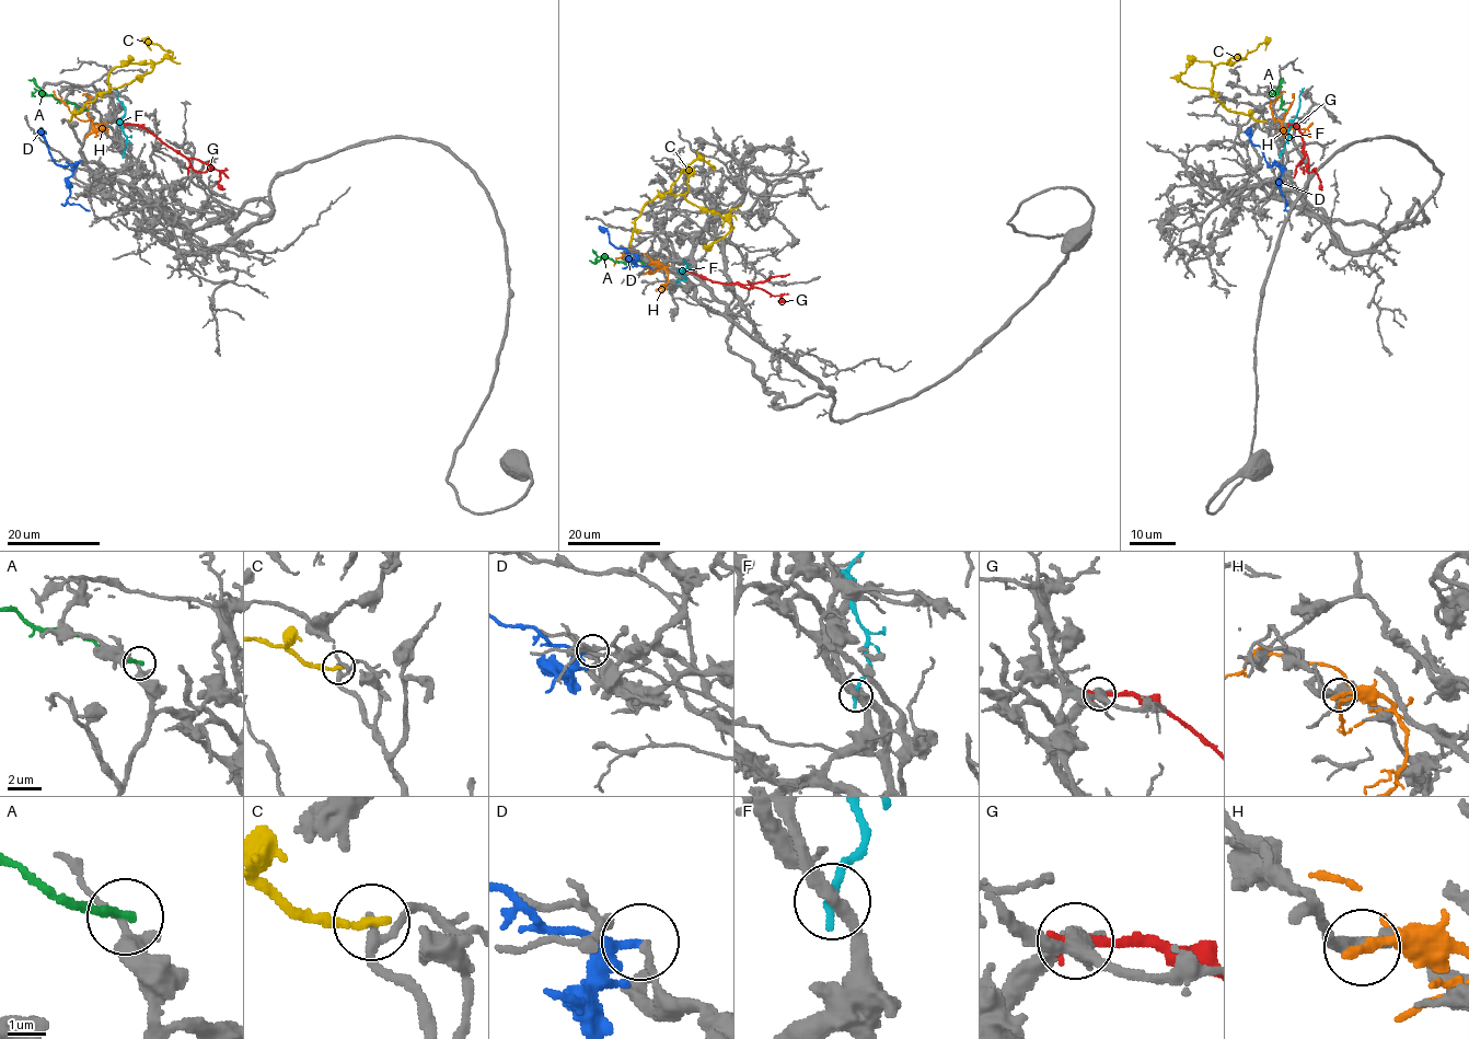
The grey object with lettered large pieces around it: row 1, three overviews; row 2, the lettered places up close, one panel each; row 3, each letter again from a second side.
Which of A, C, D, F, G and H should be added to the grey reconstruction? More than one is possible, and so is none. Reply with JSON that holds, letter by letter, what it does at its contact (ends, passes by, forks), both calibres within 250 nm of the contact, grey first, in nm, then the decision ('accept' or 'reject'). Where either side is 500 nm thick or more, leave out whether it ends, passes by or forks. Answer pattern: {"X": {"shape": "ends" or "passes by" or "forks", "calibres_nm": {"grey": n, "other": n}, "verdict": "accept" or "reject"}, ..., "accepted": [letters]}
{"A": {"shape": "ends", "calibres_nm": {"grey": 280, "other": 240}, "verdict": "reject"}, "C": {"shape": "ends", "calibres_nm": {"grey": 220, "other": 240}, "verdict": "reject"}, "D": {"shape": "ends", "calibres_nm": {"grey": 190, "other": 240}, "verdict": "reject"}, "F": {"shape": "ends", "calibres_nm": {"grey": 320, "other": 260}, "verdict": "reject"}, "G": {"shape": "ends", "calibres_nm": {"grey": 440, "other": 280}, "verdict": "reject"}, "H": {"shape": "ends", "calibres_nm": {"grey": 280, "other": 360}, "verdict": "reject"}, "accepted": []}

